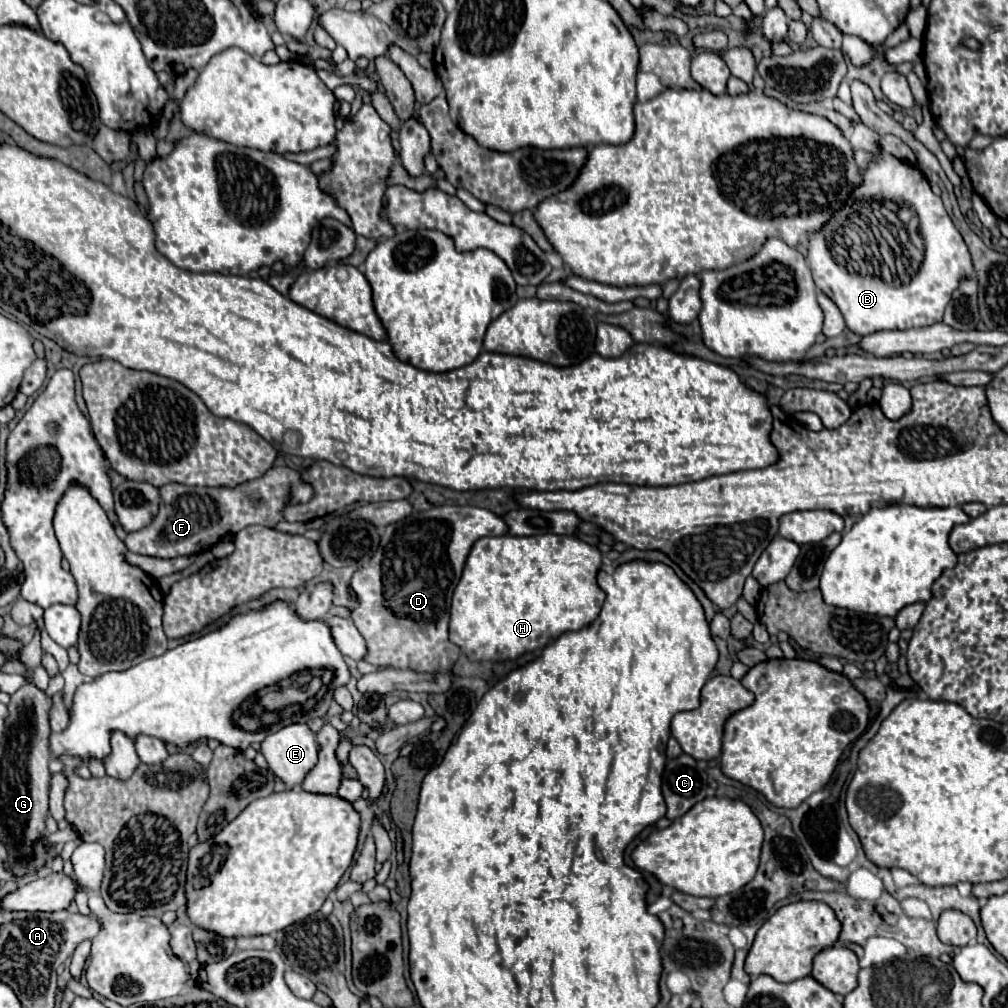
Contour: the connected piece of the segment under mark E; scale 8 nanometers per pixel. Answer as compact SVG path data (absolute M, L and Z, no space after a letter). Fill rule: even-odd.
M295 723L269 735L261 743L269 769L287 789L297 789L317 765L317 741L307 725Z

